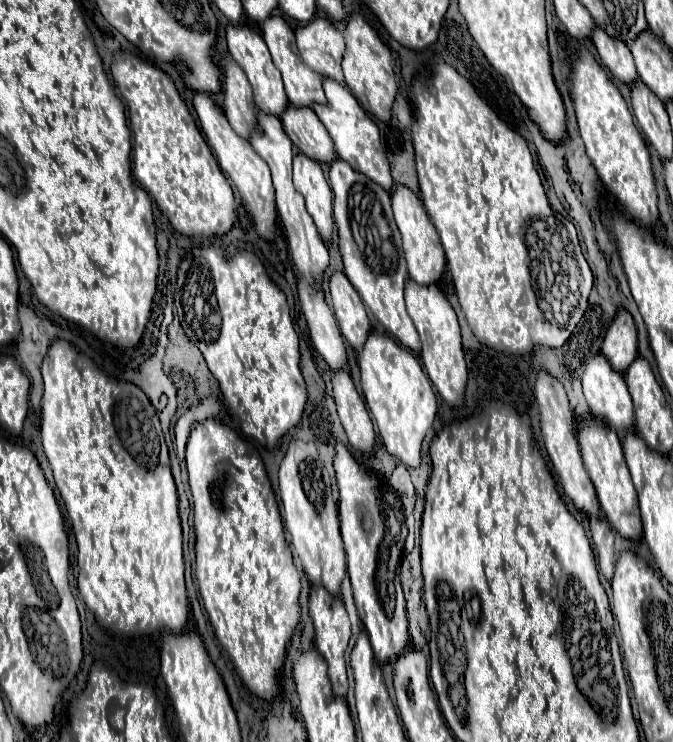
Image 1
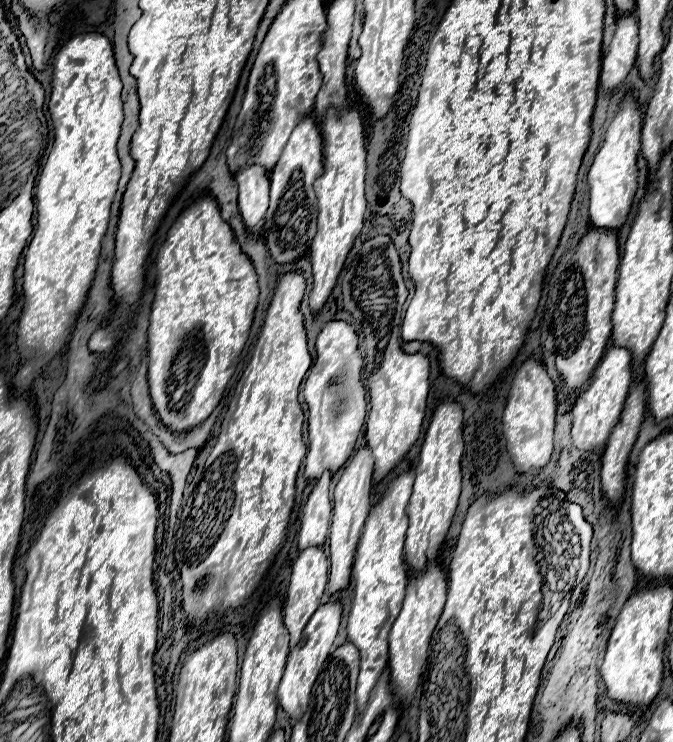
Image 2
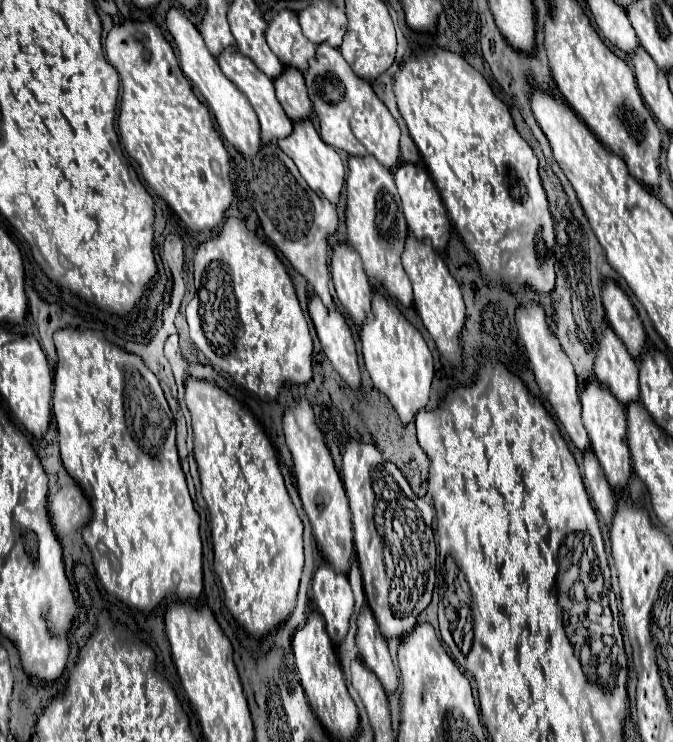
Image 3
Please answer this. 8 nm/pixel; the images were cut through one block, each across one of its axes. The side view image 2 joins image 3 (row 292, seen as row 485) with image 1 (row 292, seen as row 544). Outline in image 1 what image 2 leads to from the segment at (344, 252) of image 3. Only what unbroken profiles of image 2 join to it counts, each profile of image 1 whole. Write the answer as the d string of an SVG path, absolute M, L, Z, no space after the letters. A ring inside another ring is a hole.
M342 272L330 276L330 296L342 336L354 350L360 350L370 332L370 320L358 292Z

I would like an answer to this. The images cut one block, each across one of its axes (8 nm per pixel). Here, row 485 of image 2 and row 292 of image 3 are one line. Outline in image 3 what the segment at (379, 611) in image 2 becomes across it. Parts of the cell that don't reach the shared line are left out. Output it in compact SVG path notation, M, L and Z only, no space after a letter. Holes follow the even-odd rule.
M364 156L348 158L348 178L346 178L346 230L348 244L358 250L368 276L374 276L384 284L390 296L398 298L404 306L412 304L412 284L408 274L400 264L400 254L404 250L404 240L408 236L406 220L400 208L400 196L394 184L394 176L388 168L380 166L376 158Z

